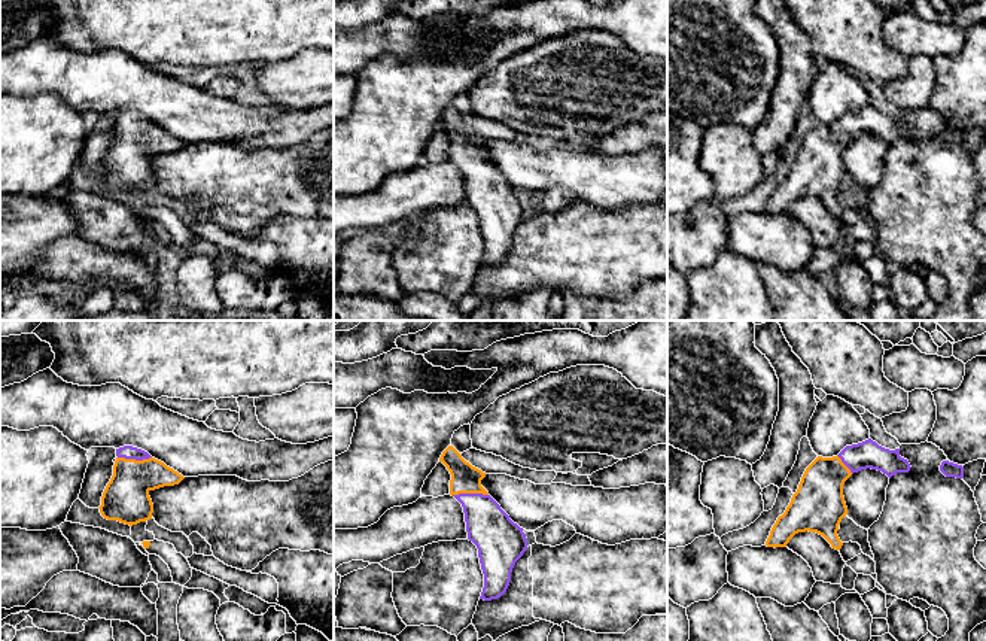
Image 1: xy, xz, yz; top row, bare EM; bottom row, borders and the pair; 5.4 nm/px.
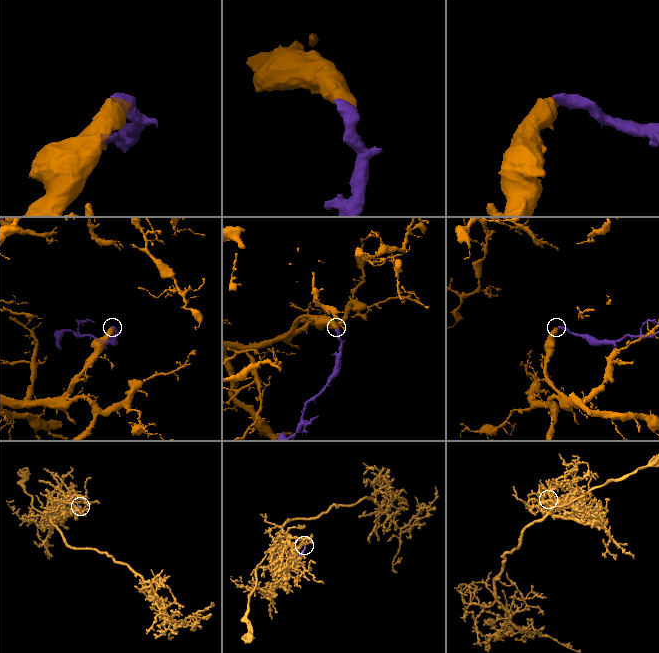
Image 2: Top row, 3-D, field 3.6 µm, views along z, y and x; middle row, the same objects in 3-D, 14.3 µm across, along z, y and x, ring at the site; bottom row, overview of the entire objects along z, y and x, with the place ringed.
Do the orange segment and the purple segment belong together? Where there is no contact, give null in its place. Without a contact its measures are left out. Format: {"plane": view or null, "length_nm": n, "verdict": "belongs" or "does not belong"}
{"plane": "xz", "length_nm": 200, "verdict": "belongs"}

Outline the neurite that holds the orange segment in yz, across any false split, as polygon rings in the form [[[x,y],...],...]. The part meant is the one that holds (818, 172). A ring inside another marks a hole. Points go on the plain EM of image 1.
[[[871,104],[846,112],[837,122],[818,122],[804,137],[797,158],[785,179],[777,183],[766,207],[767,213],[786,213],[798,198],[816,198],[833,215],[840,216],[837,197],[847,173],[843,151],[861,136],[877,136],[889,145],[897,139],[909,139],[910,130],[900,122],[900,115],[889,116]]]

